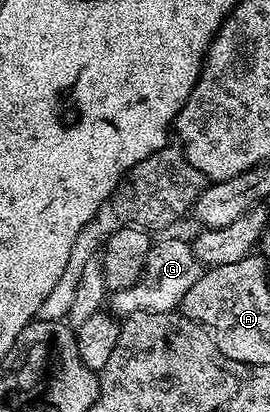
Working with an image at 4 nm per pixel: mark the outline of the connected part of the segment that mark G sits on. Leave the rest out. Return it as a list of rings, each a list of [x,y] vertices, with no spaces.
[[[161,239],[152,244],[147,253],[147,261],[139,281],[127,289],[112,292],[107,299],[107,307],[114,316],[124,317],[140,311],[163,313],[178,310],[187,297],[187,289],[199,281],[203,265],[195,257],[192,246],[181,239]]]

